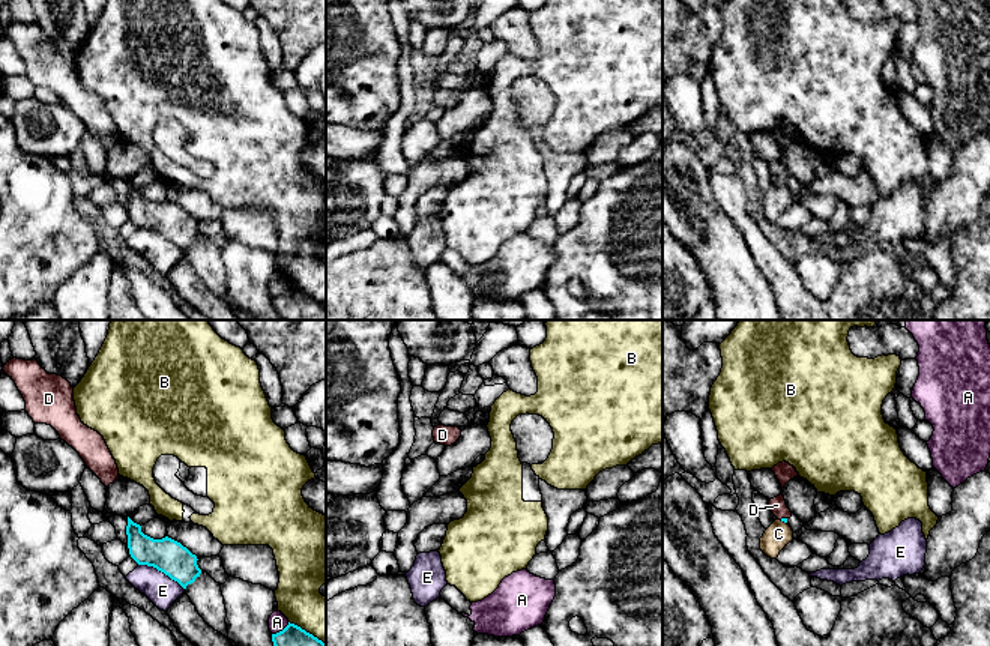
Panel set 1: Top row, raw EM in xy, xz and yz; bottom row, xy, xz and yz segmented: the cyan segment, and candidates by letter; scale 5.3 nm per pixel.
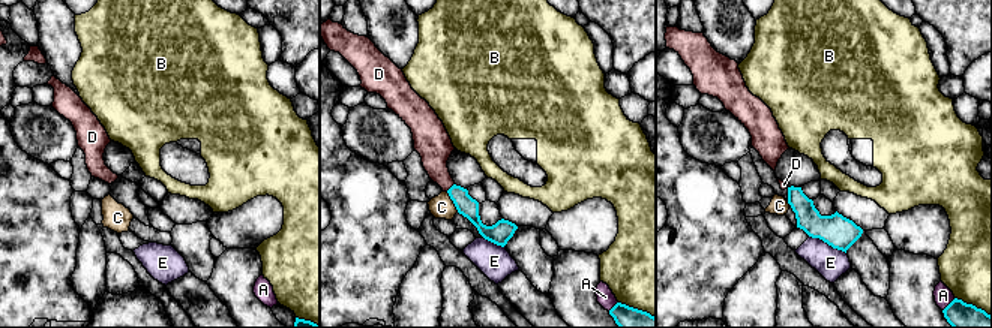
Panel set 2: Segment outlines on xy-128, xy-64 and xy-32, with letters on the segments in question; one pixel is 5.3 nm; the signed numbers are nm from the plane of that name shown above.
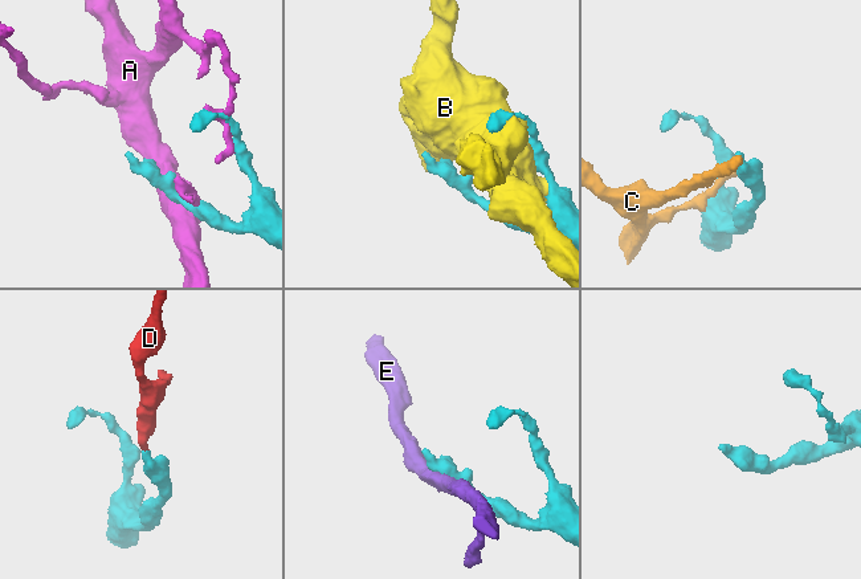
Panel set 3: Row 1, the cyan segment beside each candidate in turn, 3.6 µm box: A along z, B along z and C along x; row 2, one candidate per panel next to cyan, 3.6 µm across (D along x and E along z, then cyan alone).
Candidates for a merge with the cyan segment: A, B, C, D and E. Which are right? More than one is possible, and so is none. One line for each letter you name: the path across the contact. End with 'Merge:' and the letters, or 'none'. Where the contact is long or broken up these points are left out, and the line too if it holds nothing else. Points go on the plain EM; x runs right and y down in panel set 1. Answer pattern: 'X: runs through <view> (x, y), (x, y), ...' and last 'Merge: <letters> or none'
D: runs through yz (784, 184), (783, 182), (777, 169)
Merge: D

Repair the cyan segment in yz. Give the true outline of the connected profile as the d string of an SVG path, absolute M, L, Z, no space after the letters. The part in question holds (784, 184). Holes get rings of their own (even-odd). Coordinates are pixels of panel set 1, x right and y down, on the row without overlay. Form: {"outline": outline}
{"outline": "M783 158L771 162L771 164L769 164L769 171L771 171L772 177L774 177L778 183L781 183L781 185L784 185L784 186L787 186L787 183L792 180L792 176L790 176L790 173L787 171Z"}

